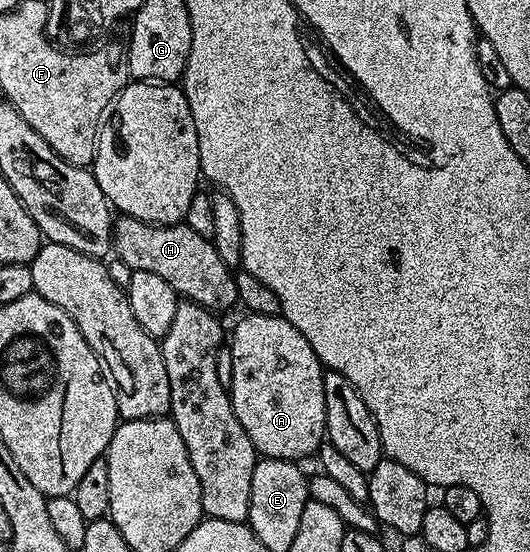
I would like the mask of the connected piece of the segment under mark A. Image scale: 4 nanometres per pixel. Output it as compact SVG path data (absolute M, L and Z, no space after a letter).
M247 314L244 317L244 320L236 322L235 333L232 336L230 333L229 336L231 361L233 362L233 374L231 375L229 391L233 414L237 414L237 422L241 422L241 426L245 426L245 434L249 434L249 442L253 442L255 451L260 457L303 462L306 456L314 457L318 453L319 448L325 442L327 434L327 423L325 422L325 386L323 385L325 369L323 363L317 358L317 354L313 354L313 346L309 346L305 334L301 334L301 330L297 330L297 326L293 326L282 314L277 316L252 316Z

